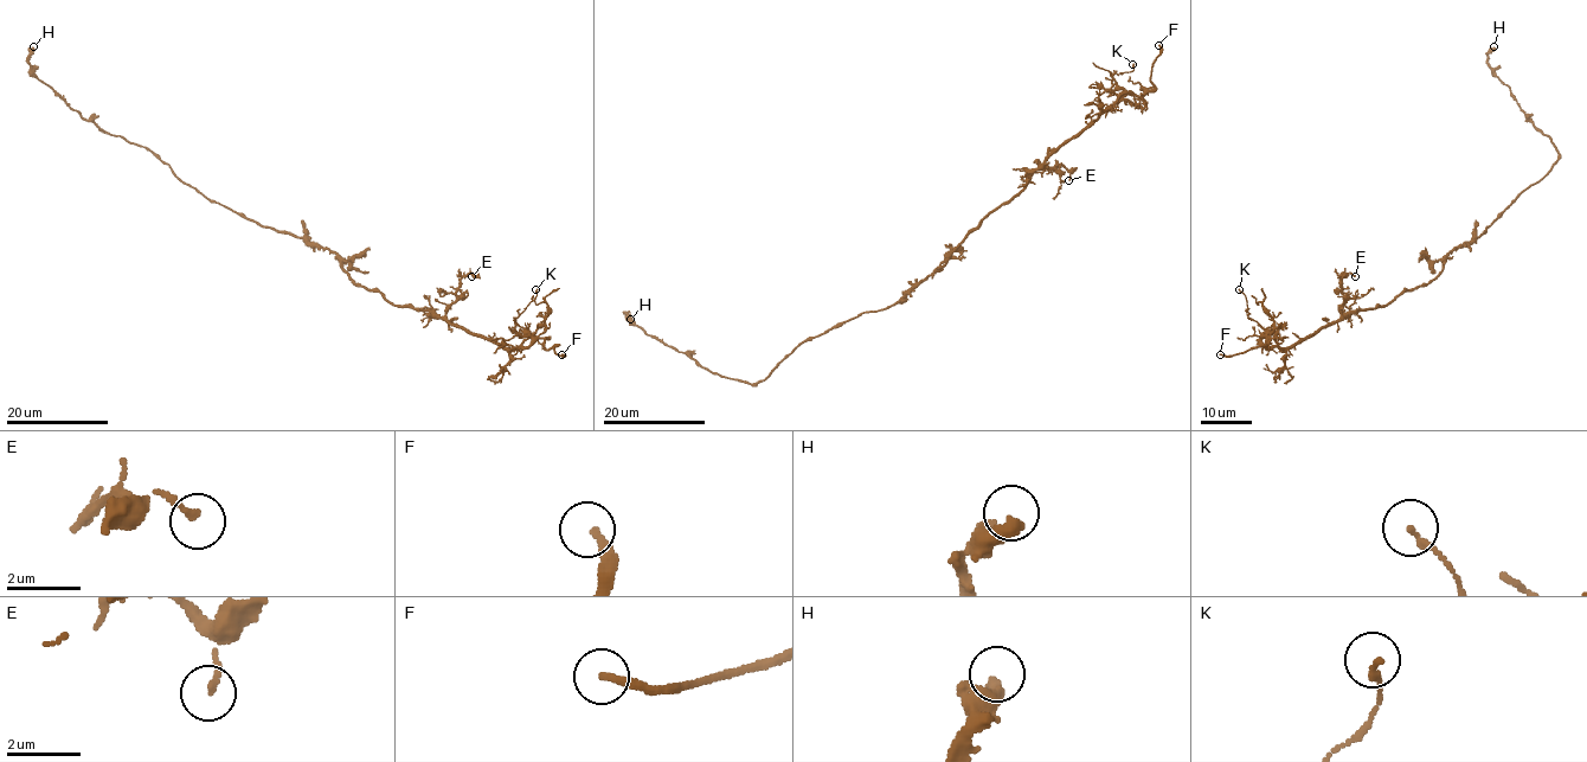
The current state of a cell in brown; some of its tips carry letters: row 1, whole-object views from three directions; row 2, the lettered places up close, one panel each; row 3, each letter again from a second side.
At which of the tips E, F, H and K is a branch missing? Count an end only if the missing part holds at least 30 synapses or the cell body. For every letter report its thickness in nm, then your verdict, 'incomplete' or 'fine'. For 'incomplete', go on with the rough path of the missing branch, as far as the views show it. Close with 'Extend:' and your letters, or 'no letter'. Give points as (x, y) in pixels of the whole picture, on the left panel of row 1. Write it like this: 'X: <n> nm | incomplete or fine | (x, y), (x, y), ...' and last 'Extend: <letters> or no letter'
E: 160 nm | fine
F: 240 nm | incomplete | (561, 354), (543, 362), (528, 344)
H: 440 nm | fine
K: 170 nm | fine
Extend: F

